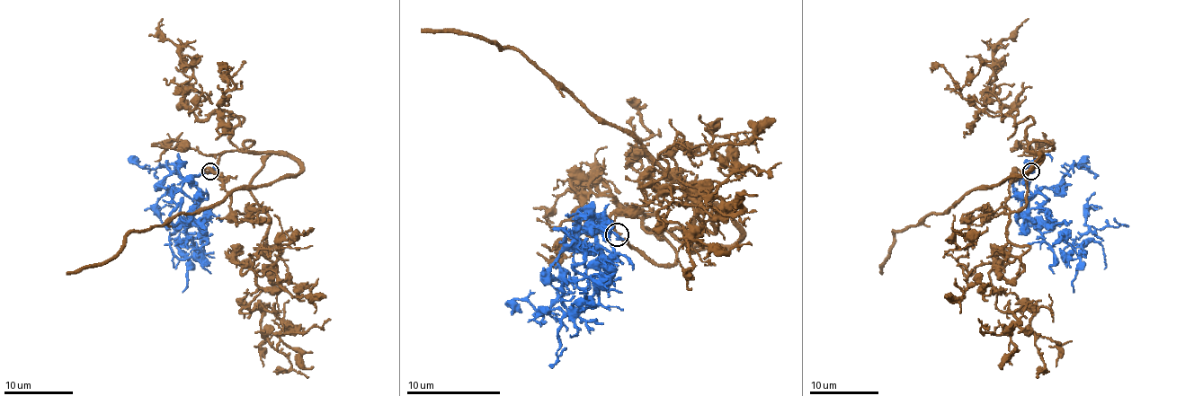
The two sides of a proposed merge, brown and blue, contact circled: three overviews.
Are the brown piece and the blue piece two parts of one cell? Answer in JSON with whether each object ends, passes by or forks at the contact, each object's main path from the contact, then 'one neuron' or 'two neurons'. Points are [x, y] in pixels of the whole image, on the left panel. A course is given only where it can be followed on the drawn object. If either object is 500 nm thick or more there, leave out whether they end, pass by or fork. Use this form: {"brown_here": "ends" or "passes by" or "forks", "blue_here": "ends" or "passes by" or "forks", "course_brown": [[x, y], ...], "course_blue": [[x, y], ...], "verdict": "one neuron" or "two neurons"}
{"brown_here": "passes by", "blue_here": "ends", "course_brown": [[210, 171], [227, 216], [246, 220], [266, 211], [248, 182], [266, 160], [300, 164], [66, 274]], "course_blue": [[210, 171], [184, 179], [207, 194], [188, 220], [181, 201], [171, 213], [190, 258], [171, 250], [167, 194]], "verdict": "one neuron"}

